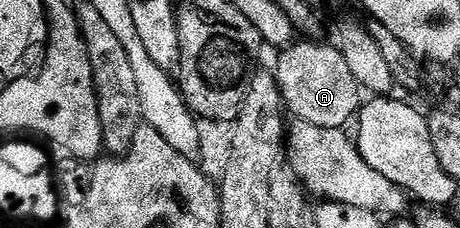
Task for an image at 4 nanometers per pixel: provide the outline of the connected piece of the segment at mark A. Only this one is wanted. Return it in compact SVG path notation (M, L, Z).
M292 42L290 47L284 47L278 52L279 60L273 66L273 74L279 84L280 97L283 100L283 106L288 112L290 110L295 114L294 118L300 123L317 125L325 129L346 128L347 122L356 118L357 112L361 106L361 88L359 82L353 77L345 57L331 46L330 42L323 43L299 43Z

